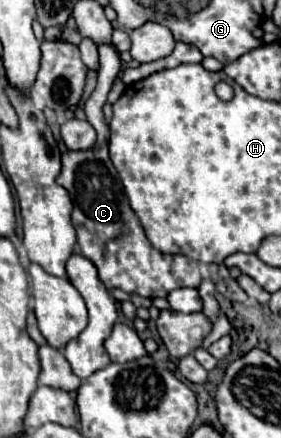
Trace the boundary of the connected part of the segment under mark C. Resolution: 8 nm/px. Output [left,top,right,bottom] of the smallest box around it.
[56,44,202,298]

